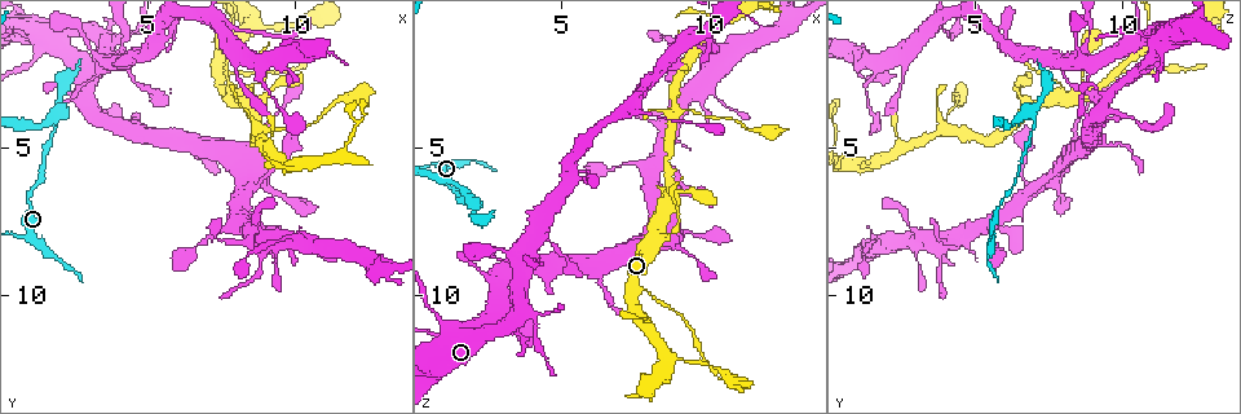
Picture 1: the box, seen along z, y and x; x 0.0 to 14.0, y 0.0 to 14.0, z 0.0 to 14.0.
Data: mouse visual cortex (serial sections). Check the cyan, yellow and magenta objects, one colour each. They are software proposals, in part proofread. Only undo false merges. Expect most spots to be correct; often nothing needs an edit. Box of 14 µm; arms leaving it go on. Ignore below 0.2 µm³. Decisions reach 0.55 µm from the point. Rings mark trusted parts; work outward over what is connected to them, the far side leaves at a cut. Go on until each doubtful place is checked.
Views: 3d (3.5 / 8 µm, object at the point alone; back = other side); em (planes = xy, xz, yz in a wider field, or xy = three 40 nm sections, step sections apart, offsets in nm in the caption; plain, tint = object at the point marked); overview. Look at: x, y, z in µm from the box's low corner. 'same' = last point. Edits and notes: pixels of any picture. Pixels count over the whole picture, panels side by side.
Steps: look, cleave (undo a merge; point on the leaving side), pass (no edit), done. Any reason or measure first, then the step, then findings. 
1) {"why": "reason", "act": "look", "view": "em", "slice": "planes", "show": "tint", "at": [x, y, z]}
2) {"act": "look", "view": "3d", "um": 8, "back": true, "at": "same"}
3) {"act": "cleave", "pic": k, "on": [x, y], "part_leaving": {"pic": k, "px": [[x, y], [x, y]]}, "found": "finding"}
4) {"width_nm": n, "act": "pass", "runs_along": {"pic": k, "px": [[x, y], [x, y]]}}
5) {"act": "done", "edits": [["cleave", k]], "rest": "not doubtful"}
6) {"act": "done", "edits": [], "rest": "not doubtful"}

{"why": "a fork", "act": "look", "view": "3d", "um": 3.5, "at": [2.0, 3.9, 6.9]}

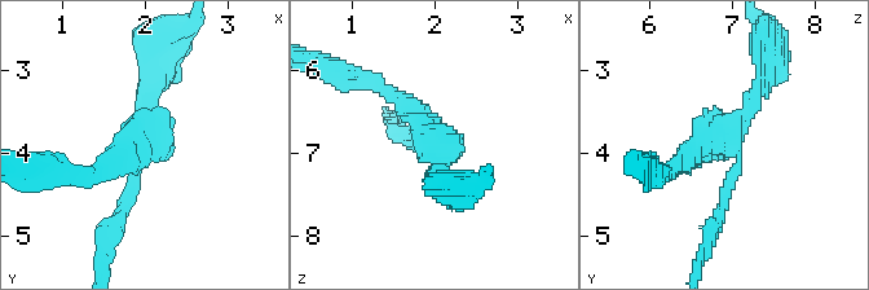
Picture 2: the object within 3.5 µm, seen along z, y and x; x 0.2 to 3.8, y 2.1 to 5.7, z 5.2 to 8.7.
{"why": "need the tissue", "act": "look", "view": "em", "slice": "xy", "step": 2, "show": "tint", "at": [2.05, 3.80, 6.90]}

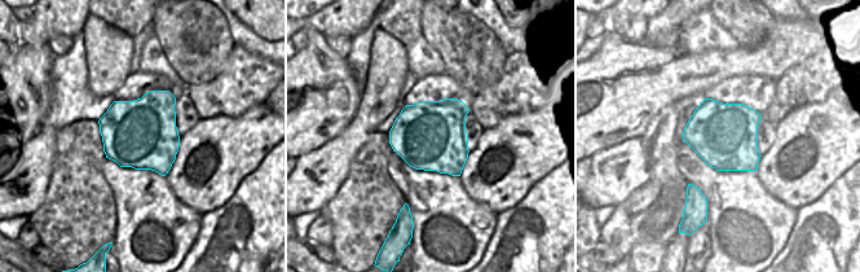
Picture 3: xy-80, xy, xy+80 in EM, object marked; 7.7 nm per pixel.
{"width_nm": 550, "act": "pass", "runs_along": {"pic": 2, "px": [[720, 209], [737, 170], [724, 137], [671, 170]]}, "found": "continuous, no second cell"}

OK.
{"why": "sharp bend", "act": "look", "view": "3d", "um": 8, "at": [7.8, 3.1, 8.6]}

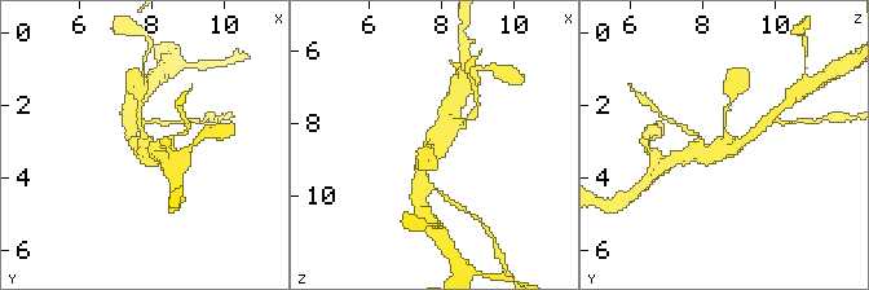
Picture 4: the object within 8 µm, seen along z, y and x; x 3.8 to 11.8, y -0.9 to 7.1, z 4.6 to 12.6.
{"why": "zoom in", "act": "look", "view": "3d", "um": 3.5, "at": [7.8, 3.1, 8.7]}

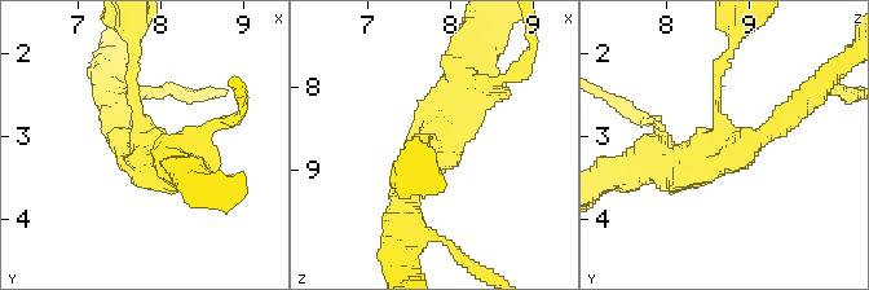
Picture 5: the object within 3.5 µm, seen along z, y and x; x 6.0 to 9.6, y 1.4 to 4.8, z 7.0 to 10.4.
{"arms": 3, "arm_widths_nm": [150, 250, 500], "act": "look", "view": "em", "slice": "xy", "step": 2, "show": "tint", "at": [7.80, 3.05, 8.65]}

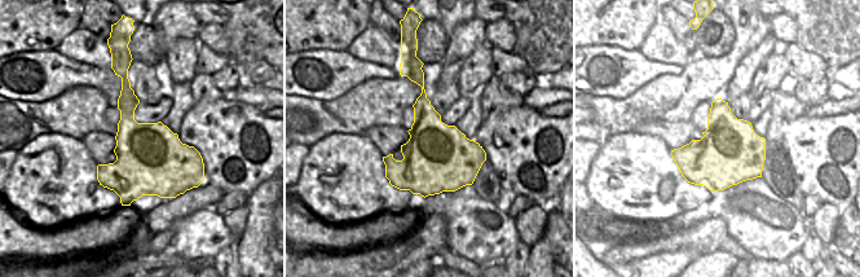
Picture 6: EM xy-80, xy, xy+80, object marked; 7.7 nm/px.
{"width_nm": 550, "act": "pass", "runs_along": {"pic": 5, "px": [[136, 57], [145, 144], [176, 165]]}, "found": "one cell here"}

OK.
{"why": "a fork", "act": "look", "view": "3d", "um": 8, "at": [8.7, 4.4, 3.8]}

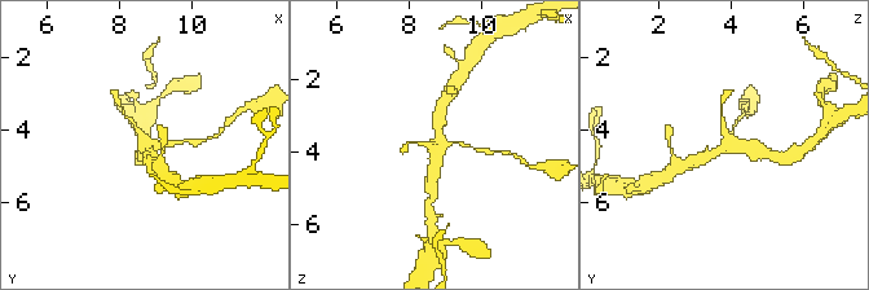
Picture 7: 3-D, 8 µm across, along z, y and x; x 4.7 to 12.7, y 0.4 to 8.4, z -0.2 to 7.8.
{"act": "look", "view": "3d", "um": 3.5, "at": [8.8, 4.4, 3.9]}

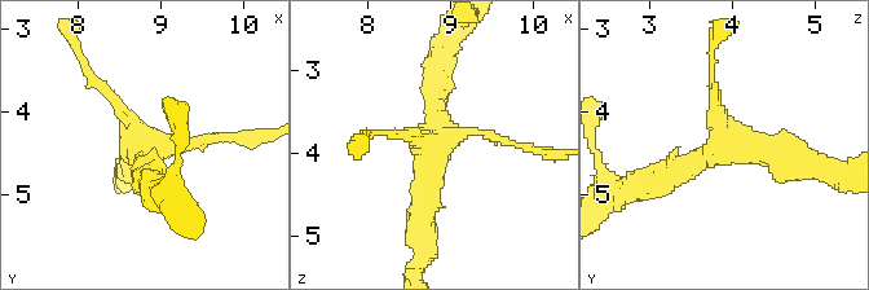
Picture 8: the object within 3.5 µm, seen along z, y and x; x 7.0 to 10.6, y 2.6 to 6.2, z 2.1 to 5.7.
{"act": "look", "view": "em", "slice": "xy", "step": 5, "show": "tint", "at": [8.80, 4.45, 3.85]}

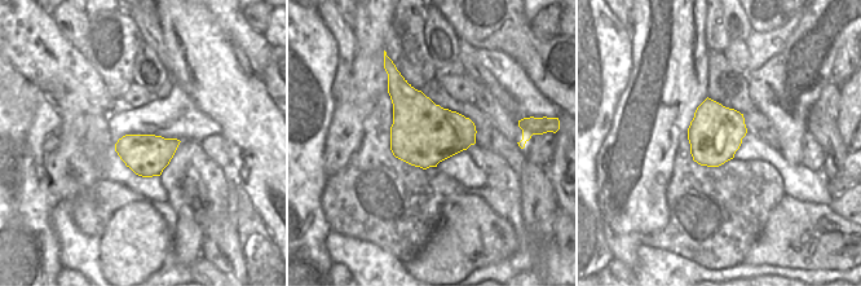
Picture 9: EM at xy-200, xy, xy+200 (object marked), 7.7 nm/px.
{"width_nm": 500, "act": "pass", "runs_along": {"pic": 8, "px": [[803, 163], [717, 148], [648, 184]]}, "found": "all the same cell"}

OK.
{"act": "done", "edits": [], "rest": "not doubtful"}

